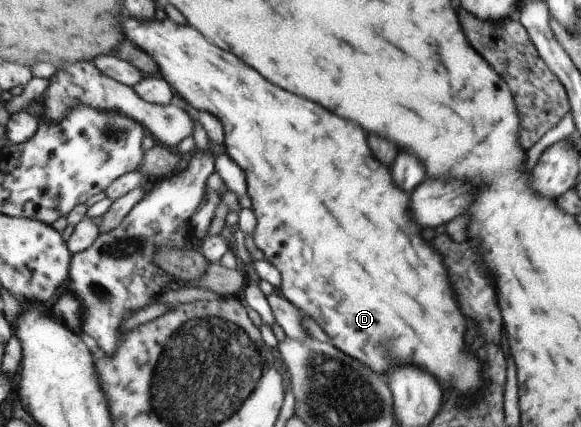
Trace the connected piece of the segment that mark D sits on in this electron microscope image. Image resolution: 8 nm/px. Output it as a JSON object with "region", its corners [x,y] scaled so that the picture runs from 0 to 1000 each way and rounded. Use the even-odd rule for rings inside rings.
{"region":[[[212,37],[208,42],[208,61],[212,61],[212,80],[231,98],[263,141],[270,141],[274,159],[277,159],[275,178],[279,178],[301,211],[305,227],[320,237],[332,258],[353,258],[370,267],[391,309],[391,361],[392,368],[418,398],[423,422],[423,447],[430,464],[430,487],[439,501],[439,534],[432,550],[430,569],[453,590],[454,609],[465,614],[482,637],[480,684],[491,696],[518,735],[527,735],[539,754],[559,778],[578,817],[596,827],[597,834],[625,843],[628,852],[639,852],[639,862],[645,862],[645,871],[659,871],[659,862],[666,852],[676,848],[711,848],[721,852],[721,862],[735,862],[735,871],[749,871],[749,881],[756,881],[756,895],[762,899],[762,909],[783,909],[790,923],[793,918],[814,918],[818,904],[824,899],[824,852],[818,848],[818,838],[811,829],[797,824],[797,773],[800,773],[800,749],[790,735],[783,703],[780,703],[780,684],[773,674],[773,660],[766,651],[766,632],[762,618],[752,600],[752,590],[745,590],[735,567],[725,562],[721,553],[721,534],[704,515],[701,506],[701,454],[690,450],[687,440],[680,440],[670,422],[670,398],[663,389],[656,389],[635,356],[632,337],[628,337],[628,314],[621,309],[621,300],[601,281],[580,276],[573,267],[566,267],[559,253],[546,248],[535,234],[525,234],[518,225],[497,220],[491,211],[484,211],[480,201],[470,201],[466,192],[460,192],[456,183],[449,183],[435,159],[422,155],[415,141],[408,141],[401,126],[384,122],[377,108],[363,103],[343,70],[329,66],[329,61],[312,61],[301,56],[298,47],[236,47],[225,37]]]}

